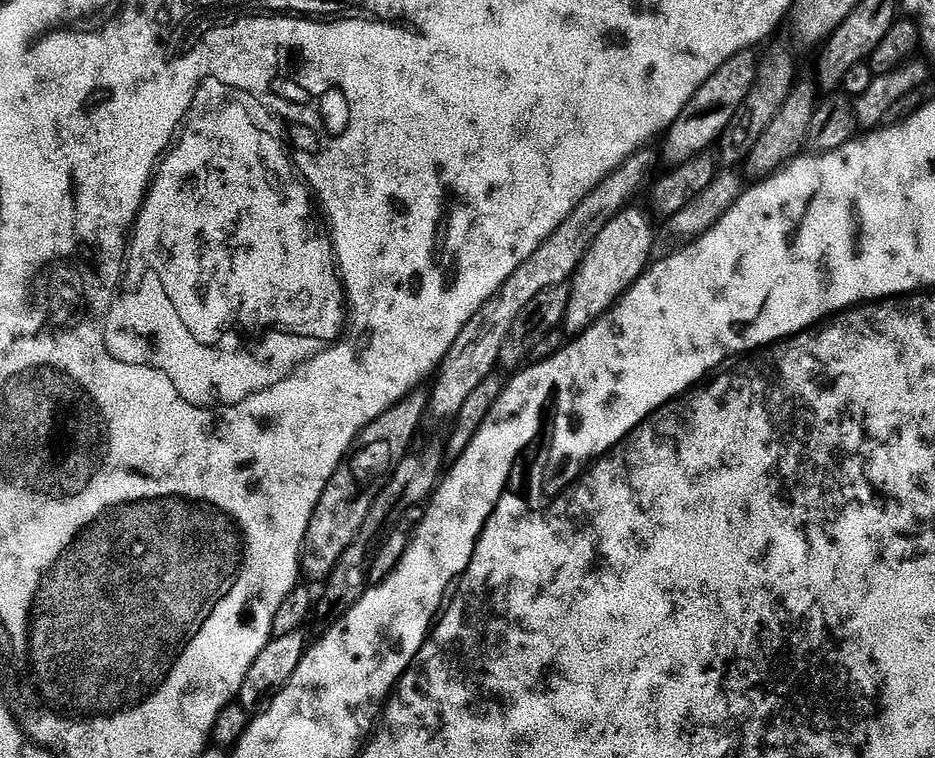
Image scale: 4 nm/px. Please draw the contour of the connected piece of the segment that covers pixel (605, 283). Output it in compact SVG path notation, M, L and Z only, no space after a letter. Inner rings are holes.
M629 206L610 218L606 226L602 226L598 238L594 238L588 247L584 260L570 281L570 299L563 327L569 328L572 334L579 334L593 320L603 316L649 267L655 244L656 232L652 229L652 220L642 209Z

